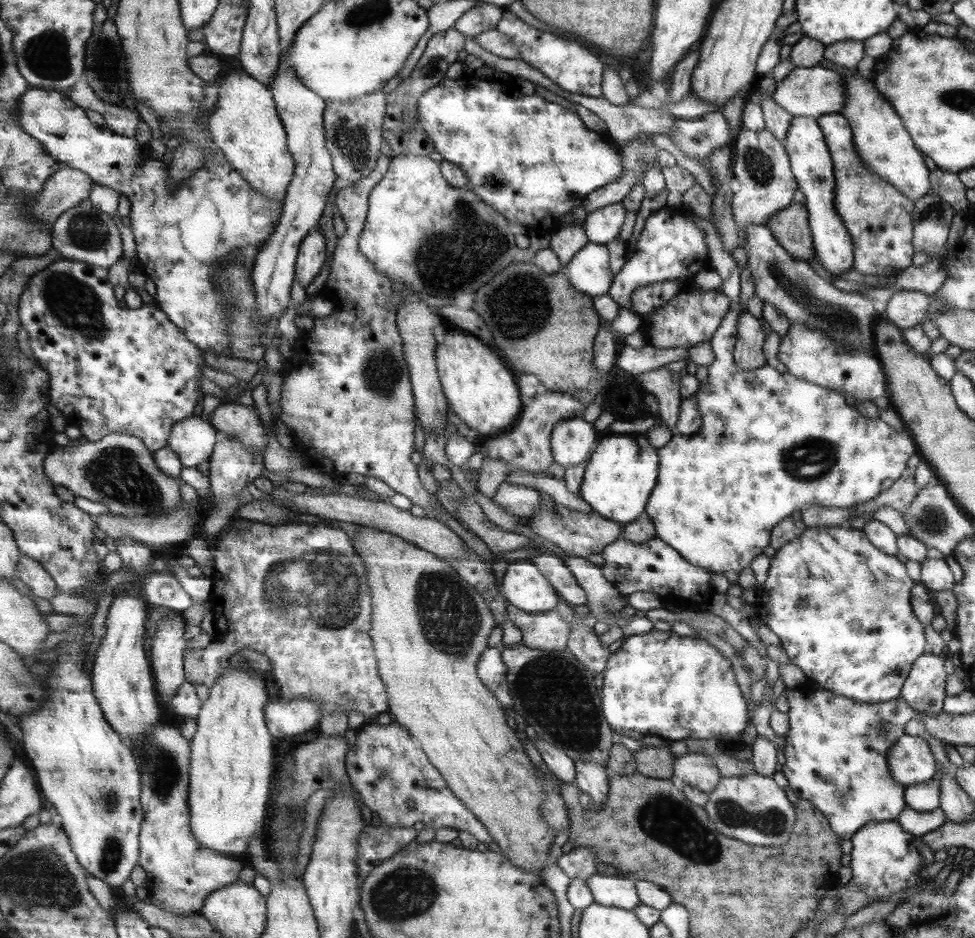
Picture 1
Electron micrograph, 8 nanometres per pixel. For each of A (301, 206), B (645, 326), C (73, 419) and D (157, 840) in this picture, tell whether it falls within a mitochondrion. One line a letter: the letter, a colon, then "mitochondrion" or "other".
A: other
B: other
C: other
D: other

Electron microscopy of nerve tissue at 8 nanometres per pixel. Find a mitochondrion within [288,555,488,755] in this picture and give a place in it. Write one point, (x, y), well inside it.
(449, 617)

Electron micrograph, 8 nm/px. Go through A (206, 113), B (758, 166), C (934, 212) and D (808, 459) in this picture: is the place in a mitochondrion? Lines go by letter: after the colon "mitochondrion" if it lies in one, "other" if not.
A: other
B: mitochondrion
C: mitochondrion
D: mitochondrion

